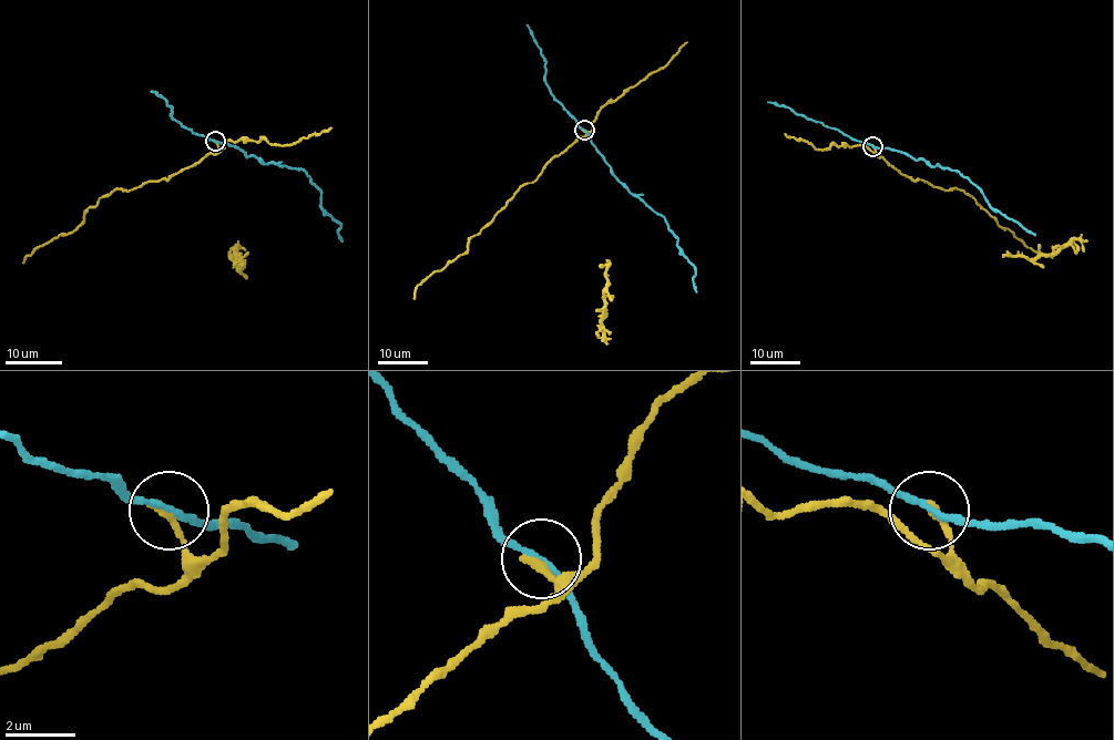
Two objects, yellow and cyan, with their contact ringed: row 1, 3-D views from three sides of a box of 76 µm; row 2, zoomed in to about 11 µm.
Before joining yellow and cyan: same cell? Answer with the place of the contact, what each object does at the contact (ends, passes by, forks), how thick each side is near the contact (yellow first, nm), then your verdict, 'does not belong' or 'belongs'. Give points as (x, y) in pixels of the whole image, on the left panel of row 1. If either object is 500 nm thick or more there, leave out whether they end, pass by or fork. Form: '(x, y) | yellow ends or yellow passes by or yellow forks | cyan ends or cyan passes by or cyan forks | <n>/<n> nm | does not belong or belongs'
(215, 141) | yellow ends | cyan passes by | 280/170 nm | does not belong

